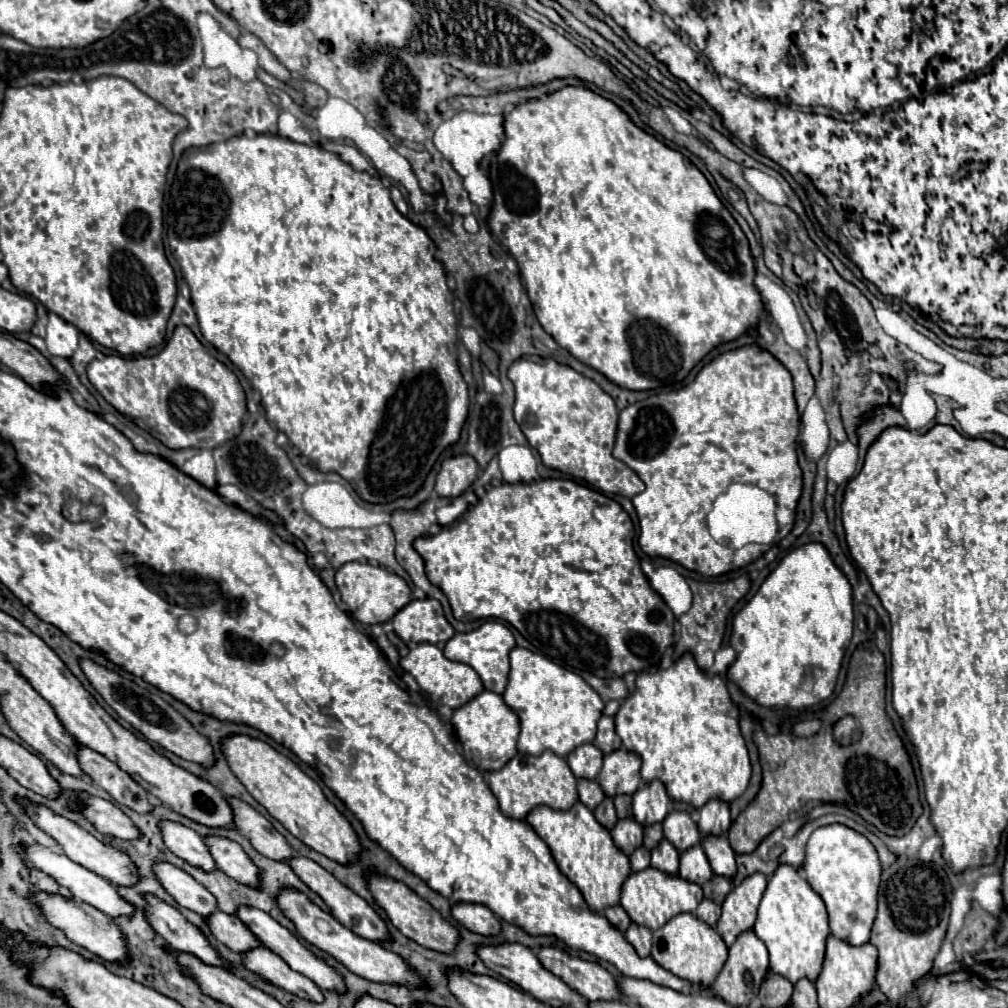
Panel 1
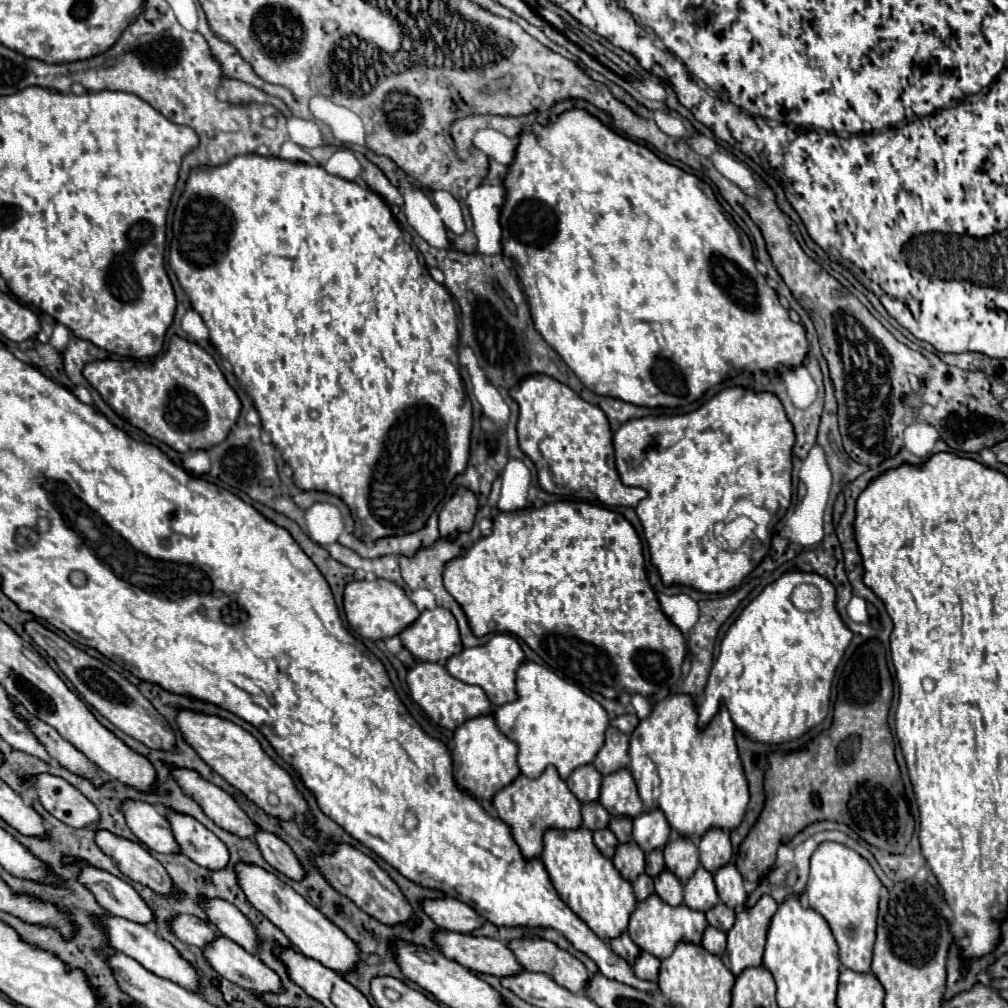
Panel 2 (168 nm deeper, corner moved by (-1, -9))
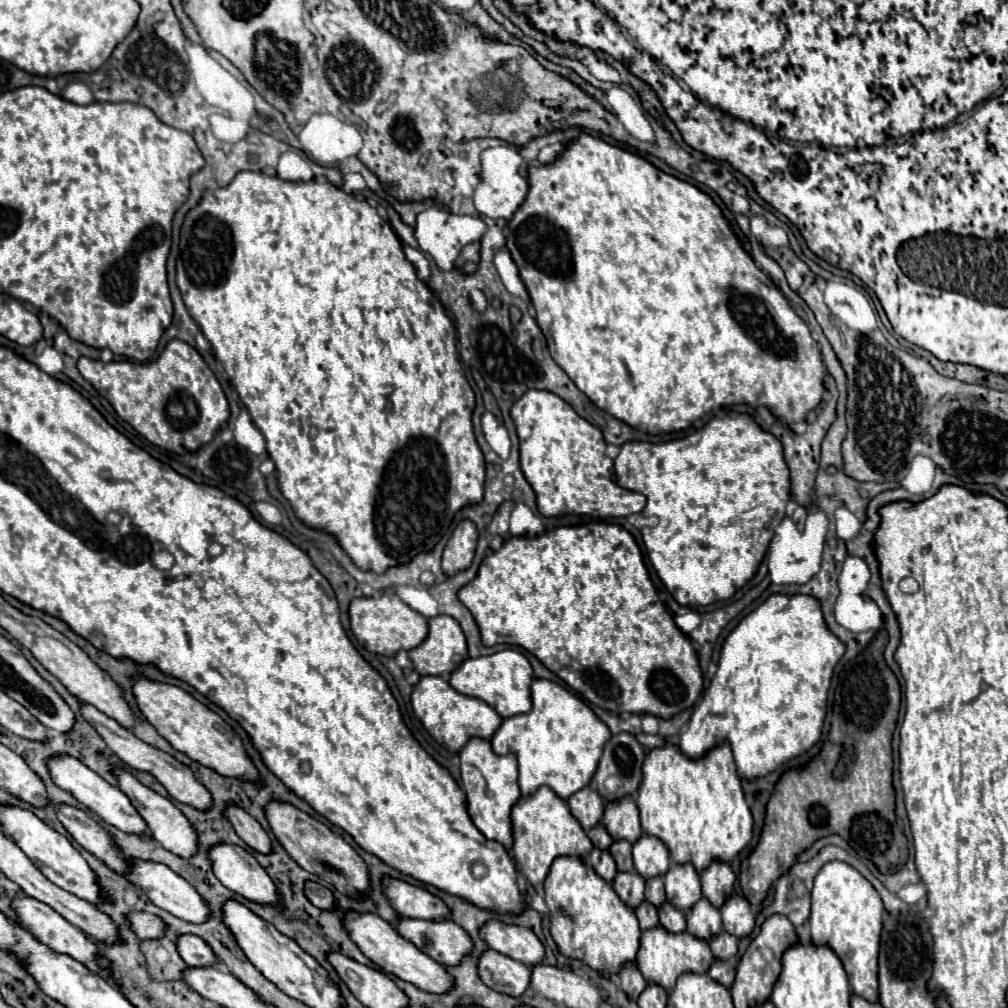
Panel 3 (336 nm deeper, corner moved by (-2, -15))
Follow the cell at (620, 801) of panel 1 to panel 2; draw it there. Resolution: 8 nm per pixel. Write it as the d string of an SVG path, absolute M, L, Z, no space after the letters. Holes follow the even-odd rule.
M611 818L609 822L609 830L619 838L619 842L631 842L631 830L633 824L629 818Z

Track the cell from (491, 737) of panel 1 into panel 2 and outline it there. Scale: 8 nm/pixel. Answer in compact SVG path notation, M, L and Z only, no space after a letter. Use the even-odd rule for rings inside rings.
M477 716L473 720L467 720L463 726L455 730L453 742L455 742L453 752L457 756L457 772L455 772L457 786L475 800L491 802L491 798L503 786L511 784L519 776L517 744L499 732L493 716Z

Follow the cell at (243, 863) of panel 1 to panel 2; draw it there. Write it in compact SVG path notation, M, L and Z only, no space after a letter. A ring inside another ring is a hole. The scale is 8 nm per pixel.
M169 808L165 810L165 818L169 822L171 834L181 854L189 856L199 866L211 870L219 870L229 862L229 852L225 844L213 832L209 832L201 822Z

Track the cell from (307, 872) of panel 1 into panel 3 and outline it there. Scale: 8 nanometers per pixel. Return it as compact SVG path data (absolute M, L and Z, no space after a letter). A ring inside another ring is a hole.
M230 806L226 810L226 818L232 822L236 834L250 846L254 848L256 852L260 854L272 854L272 842L270 842L270 836L266 834L266 830L252 818L248 816L244 810L236 808L236 806Z

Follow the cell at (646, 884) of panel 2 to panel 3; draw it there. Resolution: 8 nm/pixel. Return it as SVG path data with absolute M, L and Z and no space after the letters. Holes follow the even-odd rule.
M644 900L638 908L636 908L636 916L638 916L638 922L640 922L640 928L652 928L658 924L658 910L652 902Z

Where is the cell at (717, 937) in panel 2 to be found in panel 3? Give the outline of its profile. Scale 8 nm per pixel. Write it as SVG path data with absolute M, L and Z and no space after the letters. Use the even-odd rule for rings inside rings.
M714 960L708 970L708 976L712 976L714 980L720 980L720 984L724 984L724 986L730 986L734 972L736 972L736 962Z

